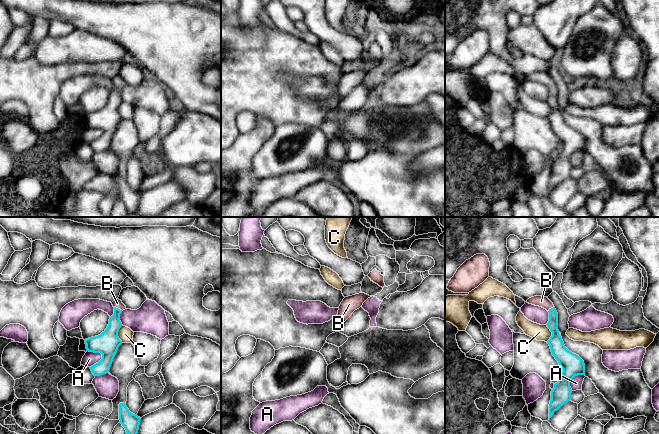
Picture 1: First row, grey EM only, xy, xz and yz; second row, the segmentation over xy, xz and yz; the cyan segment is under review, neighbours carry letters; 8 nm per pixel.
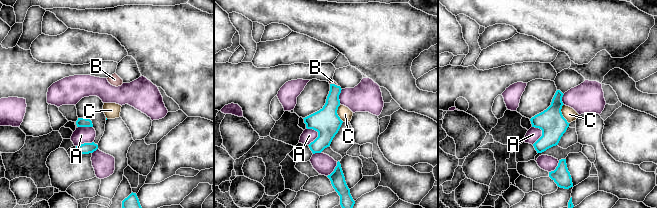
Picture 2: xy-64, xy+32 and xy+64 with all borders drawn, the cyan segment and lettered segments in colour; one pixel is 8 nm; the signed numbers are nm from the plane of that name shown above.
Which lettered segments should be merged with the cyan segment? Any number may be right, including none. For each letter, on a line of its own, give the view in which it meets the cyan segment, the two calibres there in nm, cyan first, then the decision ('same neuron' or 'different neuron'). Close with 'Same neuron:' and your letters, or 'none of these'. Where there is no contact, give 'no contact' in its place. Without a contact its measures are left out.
A: meets cyan in xy; 190 nm thick on the cyan side, 110 nm on the other; different neuron
B: meets cyan in xy; 150 nm thick on the cyan side, 70 nm on the other; same neuron
C: meets cyan in xy; 190 nm thick on the cyan side, 120 nm on the other; different neuron
Same neuron: B

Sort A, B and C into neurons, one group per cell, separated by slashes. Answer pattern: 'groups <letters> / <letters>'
groups A / B / C

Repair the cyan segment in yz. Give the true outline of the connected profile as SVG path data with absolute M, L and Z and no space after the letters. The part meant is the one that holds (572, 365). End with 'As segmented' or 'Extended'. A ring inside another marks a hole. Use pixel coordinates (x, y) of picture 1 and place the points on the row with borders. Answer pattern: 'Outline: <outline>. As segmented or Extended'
Outline: M534 296L529 298L527 303L542 307L549 312L547 327L552 332L552 336L547 341L552 355L563 369L562 375L551 391L549 404L549 420L561 406L571 400L572 389L571 380L578 375L585 375L584 361L576 354L569 351L562 340L558 330L558 313L553 303L544 296Z. Extended

